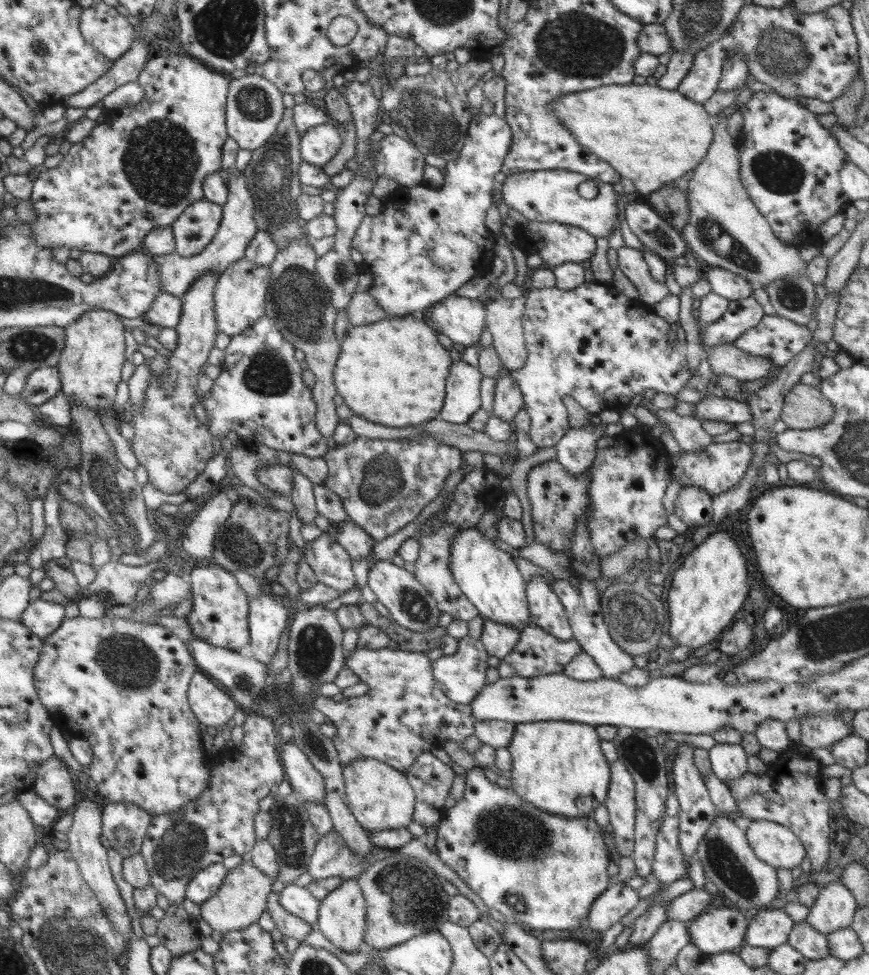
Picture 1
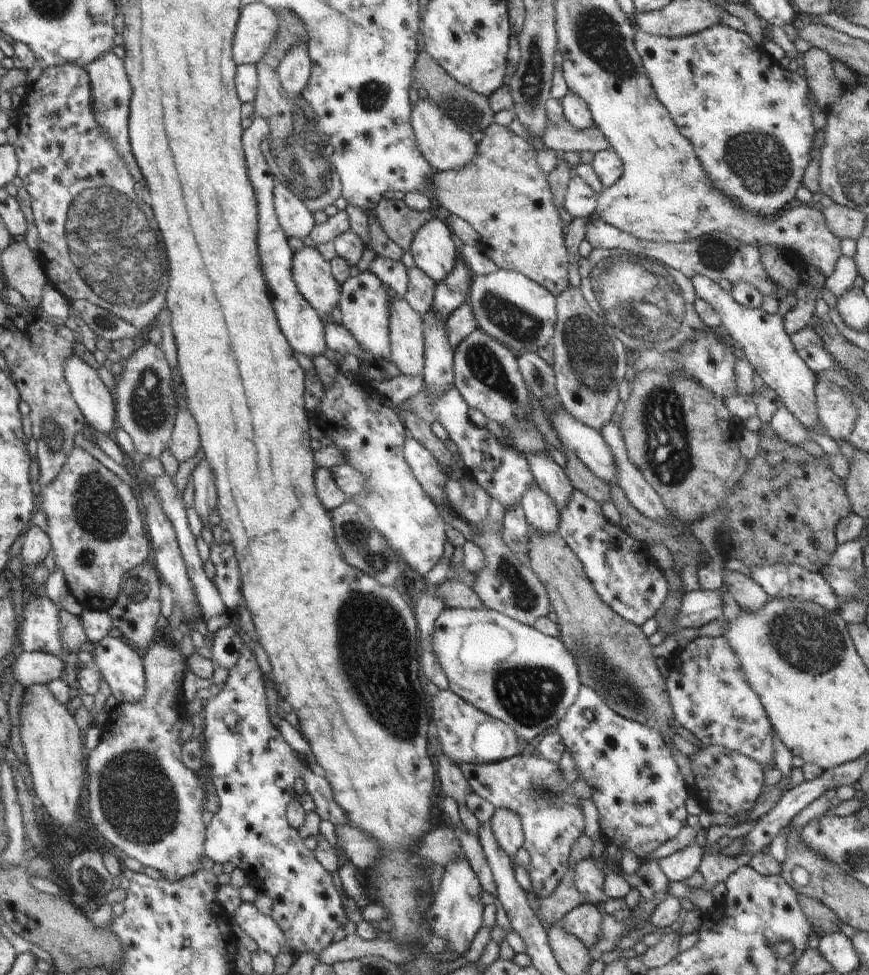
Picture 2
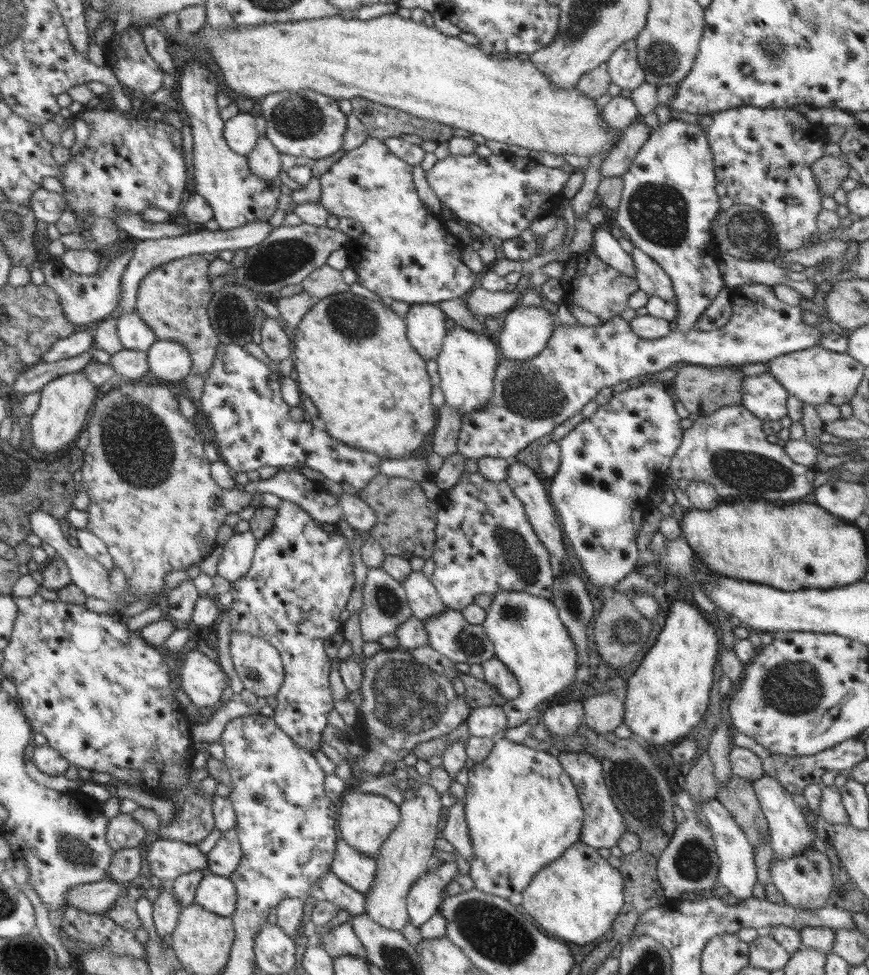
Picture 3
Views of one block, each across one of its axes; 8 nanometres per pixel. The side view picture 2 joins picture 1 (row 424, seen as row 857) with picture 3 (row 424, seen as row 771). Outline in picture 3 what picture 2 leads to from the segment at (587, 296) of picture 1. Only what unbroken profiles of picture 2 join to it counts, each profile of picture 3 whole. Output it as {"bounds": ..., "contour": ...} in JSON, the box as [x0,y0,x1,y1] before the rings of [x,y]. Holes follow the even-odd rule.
{"bounds":[457,284,829,464],"contour":[[[744,284],[744,286],[730,287],[730,301],[732,301],[732,314],[729,318],[729,321],[724,324],[722,328],[713,331],[699,331],[697,328],[692,328],[690,331],[684,334],[680,333],[680,331],[672,329],[668,335],[664,336],[664,338],[658,338],[656,340],[650,340],[650,338],[646,339],[640,338],[640,336],[636,336],[636,334],[632,332],[632,328],[630,328],[630,322],[626,322],[622,316],[614,316],[614,318],[610,318],[610,320],[602,320],[602,324],[597,326],[586,326],[579,323],[577,326],[562,324],[561,326],[554,327],[553,334],[548,339],[546,348],[544,348],[544,350],[542,350],[538,356],[534,356],[534,358],[530,358],[530,360],[522,360],[522,362],[520,362],[520,360],[506,360],[506,358],[505,360],[498,362],[498,366],[496,366],[496,376],[494,376],[494,393],[492,395],[492,400],[488,402],[488,406],[486,406],[484,410],[472,412],[472,414],[468,414],[465,417],[462,416],[462,427],[460,427],[460,435],[458,435],[457,442],[458,452],[460,452],[460,454],[462,454],[462,456],[464,456],[466,459],[472,458],[472,460],[476,460],[482,457],[494,457],[502,458],[509,464],[514,463],[517,460],[516,458],[518,452],[524,450],[528,444],[537,438],[540,438],[544,435],[549,435],[552,433],[552,430],[556,428],[556,426],[563,423],[565,420],[568,420],[577,412],[581,412],[582,408],[584,408],[584,405],[590,402],[593,398],[596,398],[596,394],[602,388],[612,388],[614,385],[617,385],[621,382],[631,380],[631,378],[636,378],[637,376],[644,376],[645,374],[652,374],[666,370],[667,368],[670,368],[670,366],[672,366],[672,364],[675,362],[683,362],[687,366],[690,364],[698,364],[700,367],[740,367],[742,364],[745,365],[746,363],[765,363],[766,361],[770,361],[782,354],[801,351],[810,347],[817,347],[820,345],[820,338],[822,338],[823,334],[829,332],[822,331],[806,323],[802,318],[802,309],[800,306],[797,307],[783,303],[782,300],[776,297],[776,293],[773,291],[773,287],[769,287],[765,284]]]}

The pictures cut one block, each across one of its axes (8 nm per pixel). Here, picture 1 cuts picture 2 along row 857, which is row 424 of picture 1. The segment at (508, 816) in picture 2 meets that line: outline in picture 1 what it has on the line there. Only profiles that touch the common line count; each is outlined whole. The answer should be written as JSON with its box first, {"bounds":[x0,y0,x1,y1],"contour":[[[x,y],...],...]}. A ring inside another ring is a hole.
{"bounds":[493,372,524,427],"contour":[[[510,372],[503,376],[496,376],[496,379],[493,414],[514,427],[514,416],[524,406],[522,394],[518,391],[518,388],[515,388],[515,384],[510,378]]]}

